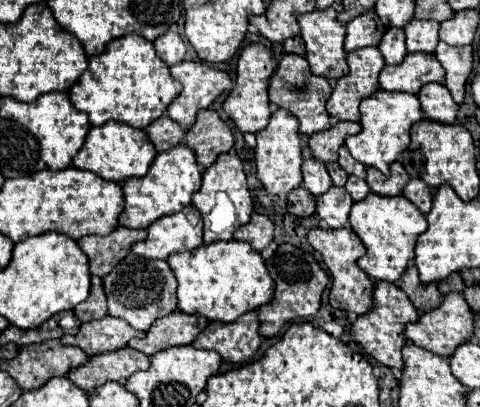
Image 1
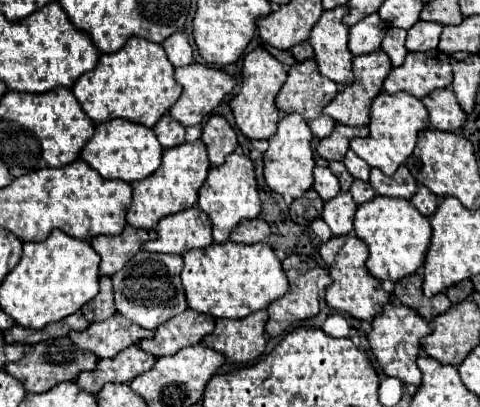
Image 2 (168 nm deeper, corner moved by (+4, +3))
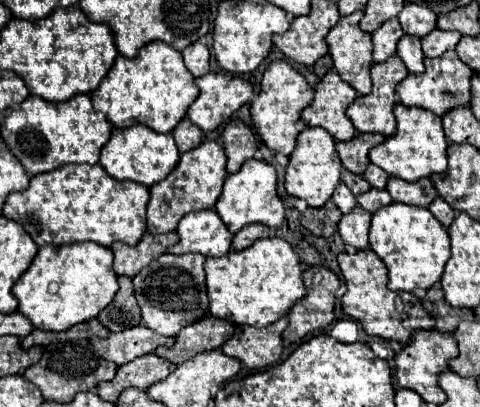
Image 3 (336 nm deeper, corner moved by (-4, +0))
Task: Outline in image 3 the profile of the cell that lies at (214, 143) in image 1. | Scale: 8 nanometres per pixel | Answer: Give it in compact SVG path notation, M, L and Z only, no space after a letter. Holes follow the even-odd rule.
M238 118L230 120L222 132L222 146L226 152L226 170L228 174L238 172L240 166L254 156L256 152L256 138L252 134L252 130L248 126L244 126L244 122L240 122Z

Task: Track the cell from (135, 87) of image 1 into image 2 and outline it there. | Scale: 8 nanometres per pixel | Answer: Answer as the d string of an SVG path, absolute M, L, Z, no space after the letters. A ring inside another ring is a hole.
M130 37L120 51L102 53L98 65L80 77L72 91L92 121L104 123L120 117L144 127L154 127L182 93L162 45L144 37Z

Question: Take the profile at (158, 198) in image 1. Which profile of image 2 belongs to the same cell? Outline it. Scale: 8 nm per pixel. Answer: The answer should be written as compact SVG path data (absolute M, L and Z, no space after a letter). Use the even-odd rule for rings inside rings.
M202 139L166 149L162 157L162 165L156 169L156 173L152 173L150 177L142 181L132 183L134 197L126 215L128 225L140 227L140 229L154 229L162 217L194 207L198 201L198 191L206 181L208 169L210 169L210 161L208 161L206 145L202 143Z

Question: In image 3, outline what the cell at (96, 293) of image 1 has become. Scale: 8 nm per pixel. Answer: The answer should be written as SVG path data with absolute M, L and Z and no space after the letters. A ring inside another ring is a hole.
M120 276L118 282L120 290L116 292L112 304L108 304L108 308L104 308L104 312L98 314L100 324L104 324L110 332L120 332L122 328L132 328L140 324L140 310L134 298L132 280Z

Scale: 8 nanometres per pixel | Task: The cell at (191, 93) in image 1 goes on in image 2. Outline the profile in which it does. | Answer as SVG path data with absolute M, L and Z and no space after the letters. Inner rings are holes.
M200 63L178 67L176 69L176 81L184 87L184 91L182 91L180 99L172 105L170 115L176 121L180 121L184 127L204 123L210 117L210 113L224 101L224 97L228 93L232 93L232 89L236 87L236 81L228 73L214 69L214 67L208 67L208 65L200 65Z

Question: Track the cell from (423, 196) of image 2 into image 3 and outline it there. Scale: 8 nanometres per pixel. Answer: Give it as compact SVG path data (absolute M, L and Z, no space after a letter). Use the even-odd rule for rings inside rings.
M438 196L438 198L434 198L434 200L430 202L428 210L434 214L434 218L436 218L444 228L448 228L448 226L452 224L454 216L456 216L456 212L450 208L450 204L448 204L446 200L442 200L440 196Z

